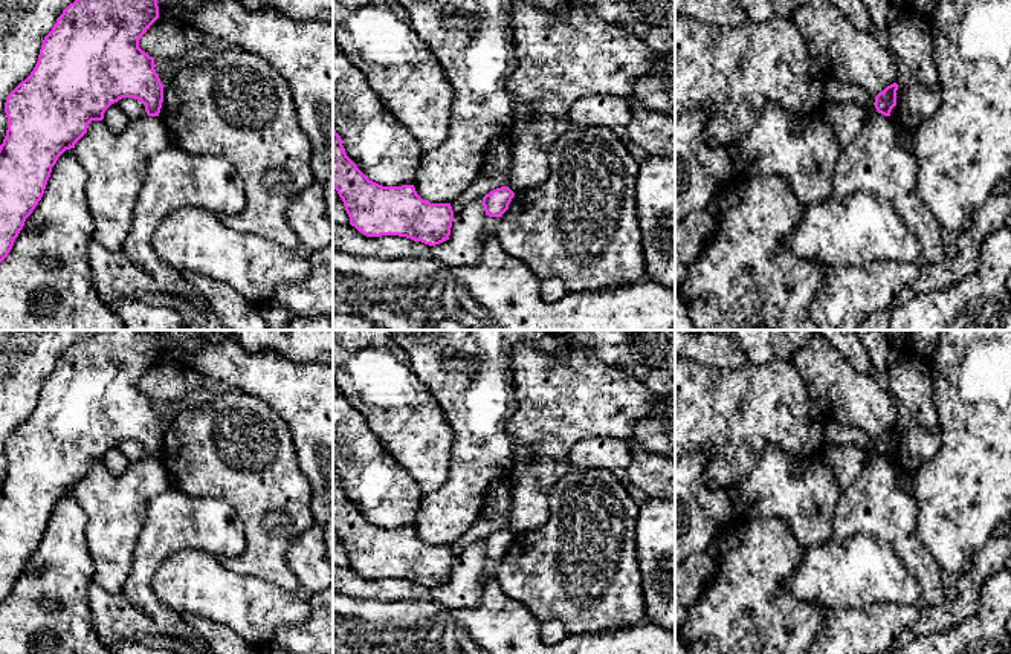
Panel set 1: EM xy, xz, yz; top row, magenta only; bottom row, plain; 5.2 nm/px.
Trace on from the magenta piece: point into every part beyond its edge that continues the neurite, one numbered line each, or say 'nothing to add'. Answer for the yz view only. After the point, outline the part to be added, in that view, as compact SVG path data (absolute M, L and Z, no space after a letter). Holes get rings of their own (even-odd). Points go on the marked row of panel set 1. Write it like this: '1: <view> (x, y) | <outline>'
nothing to add

